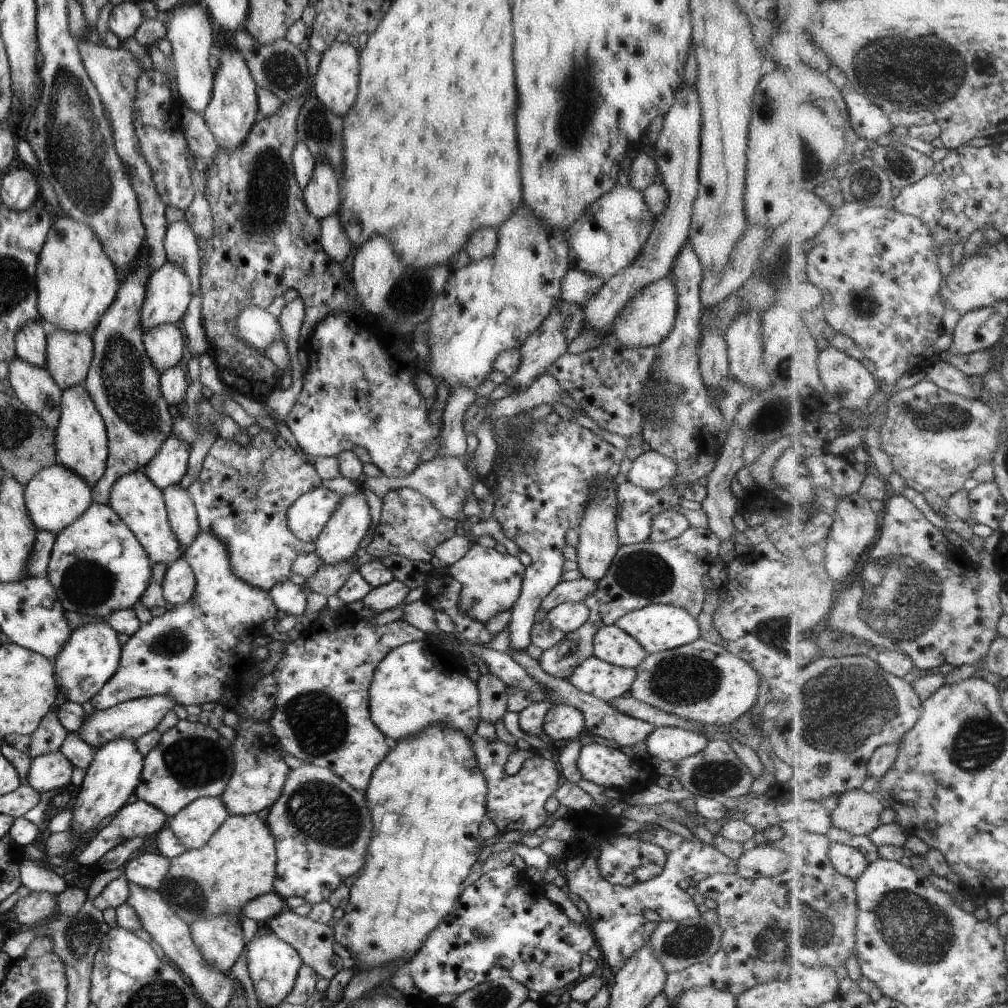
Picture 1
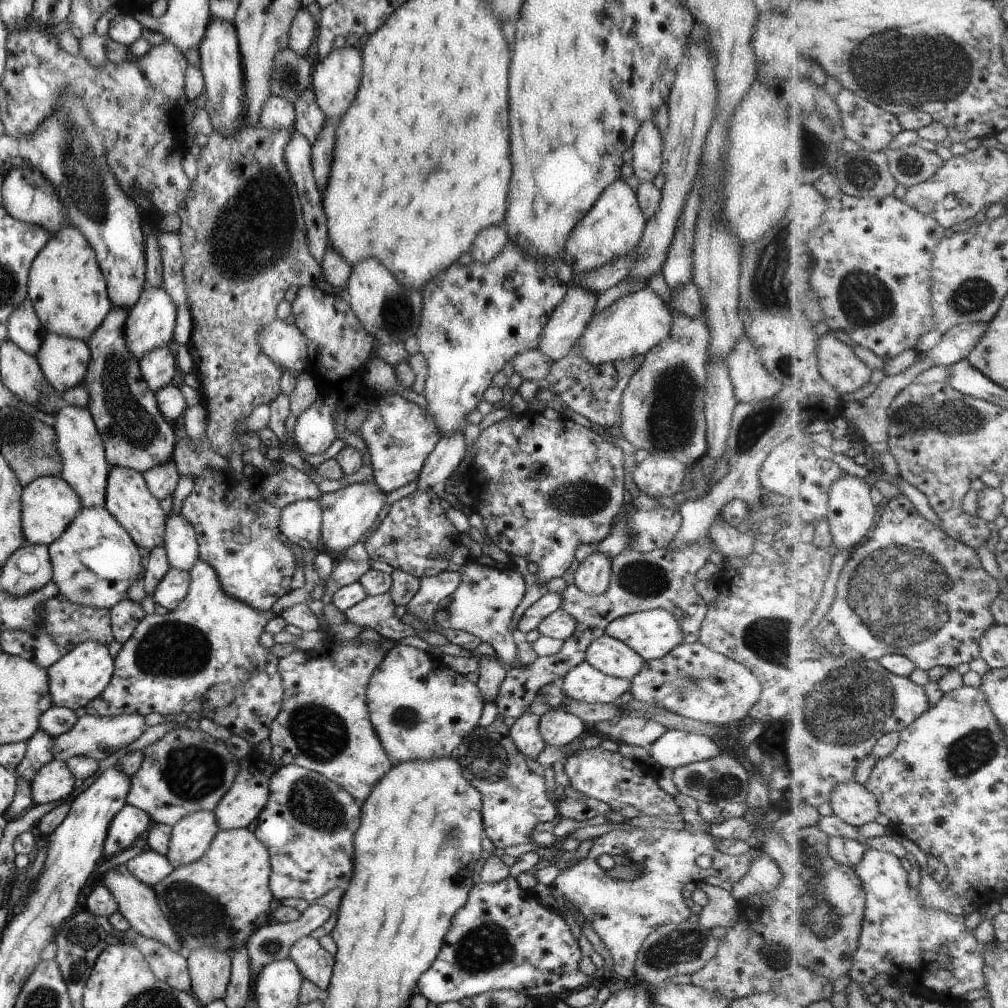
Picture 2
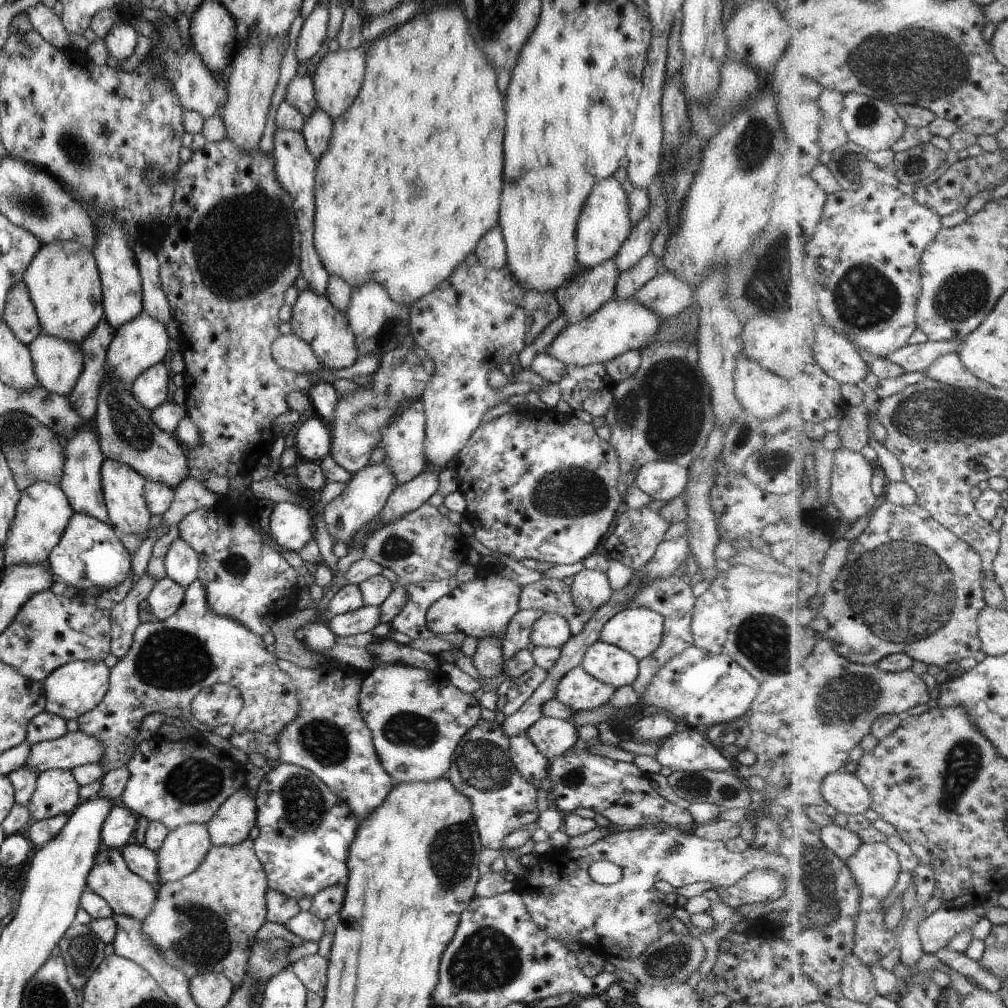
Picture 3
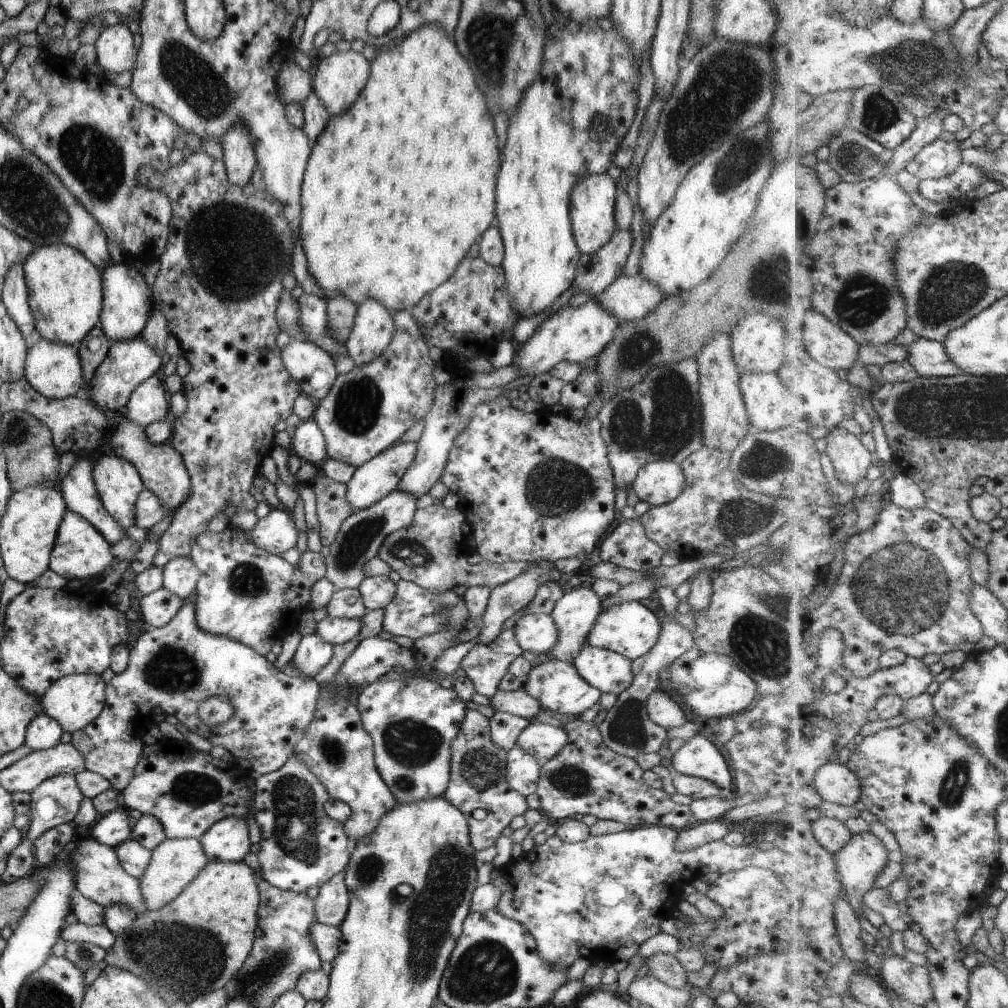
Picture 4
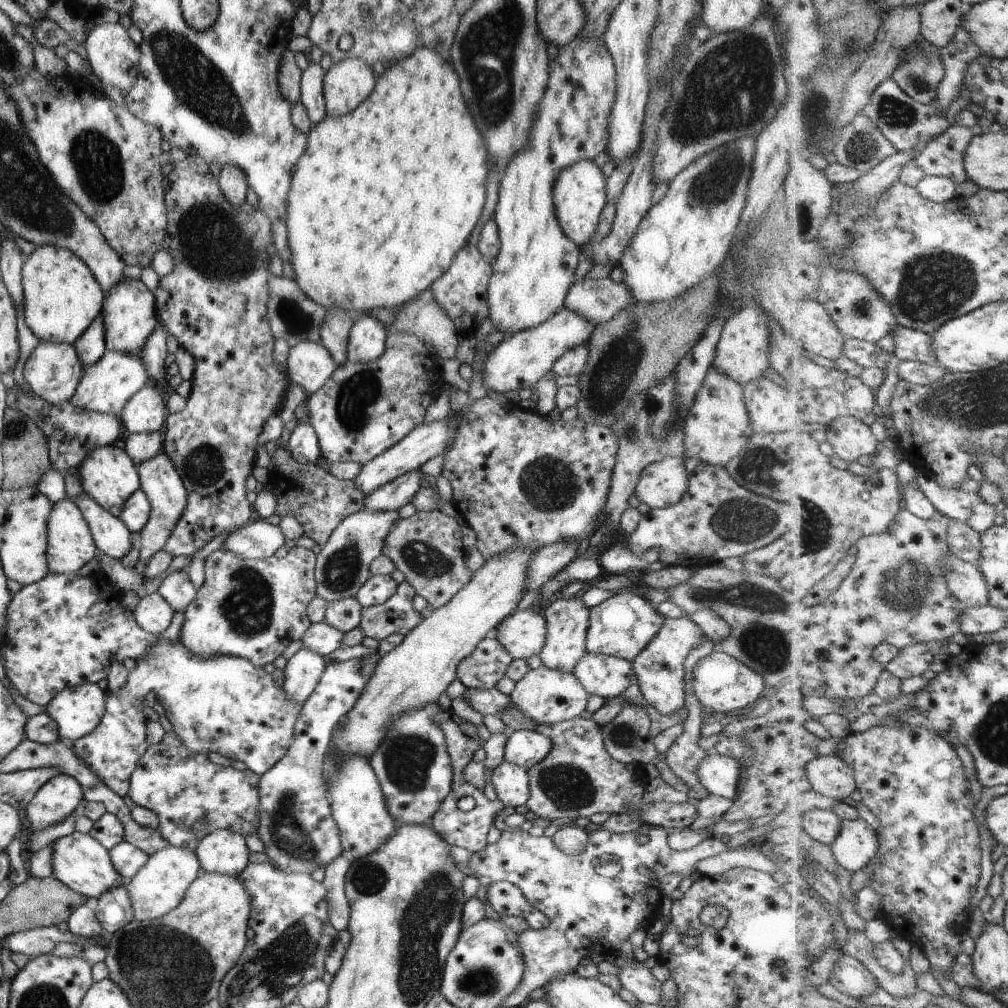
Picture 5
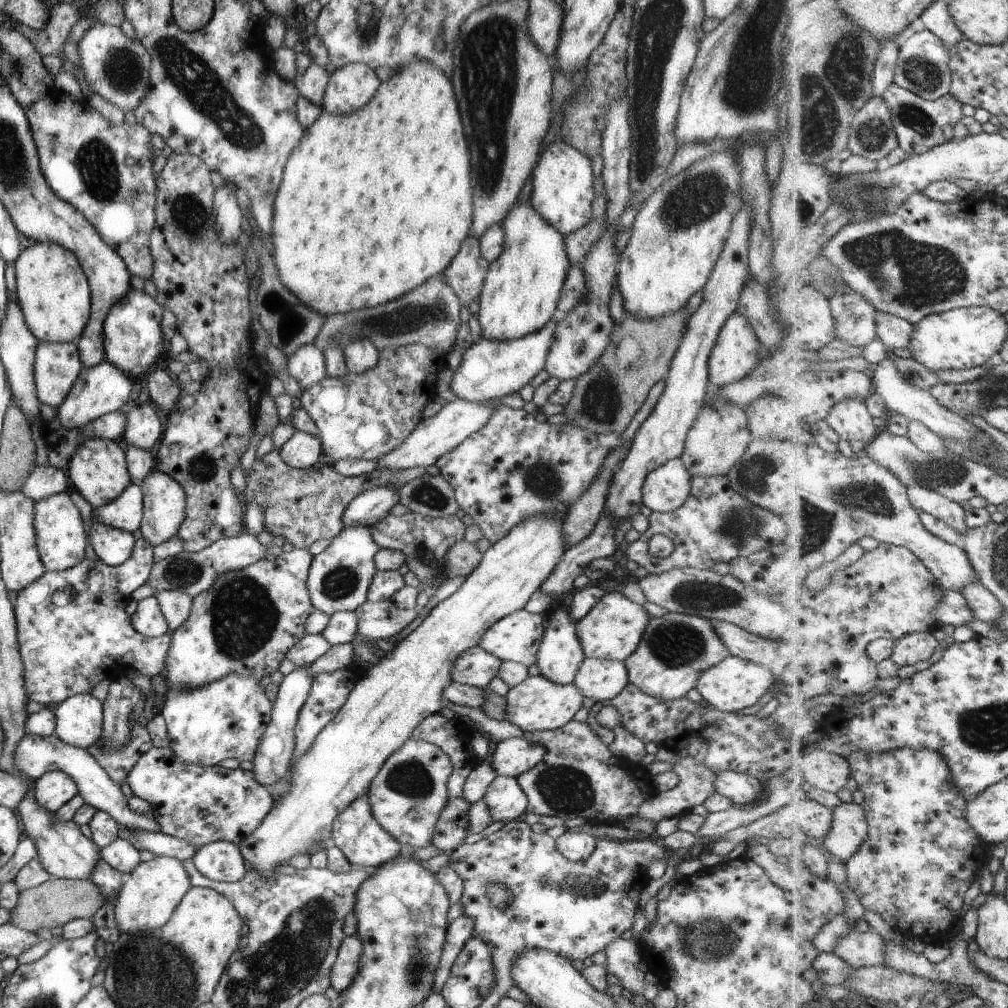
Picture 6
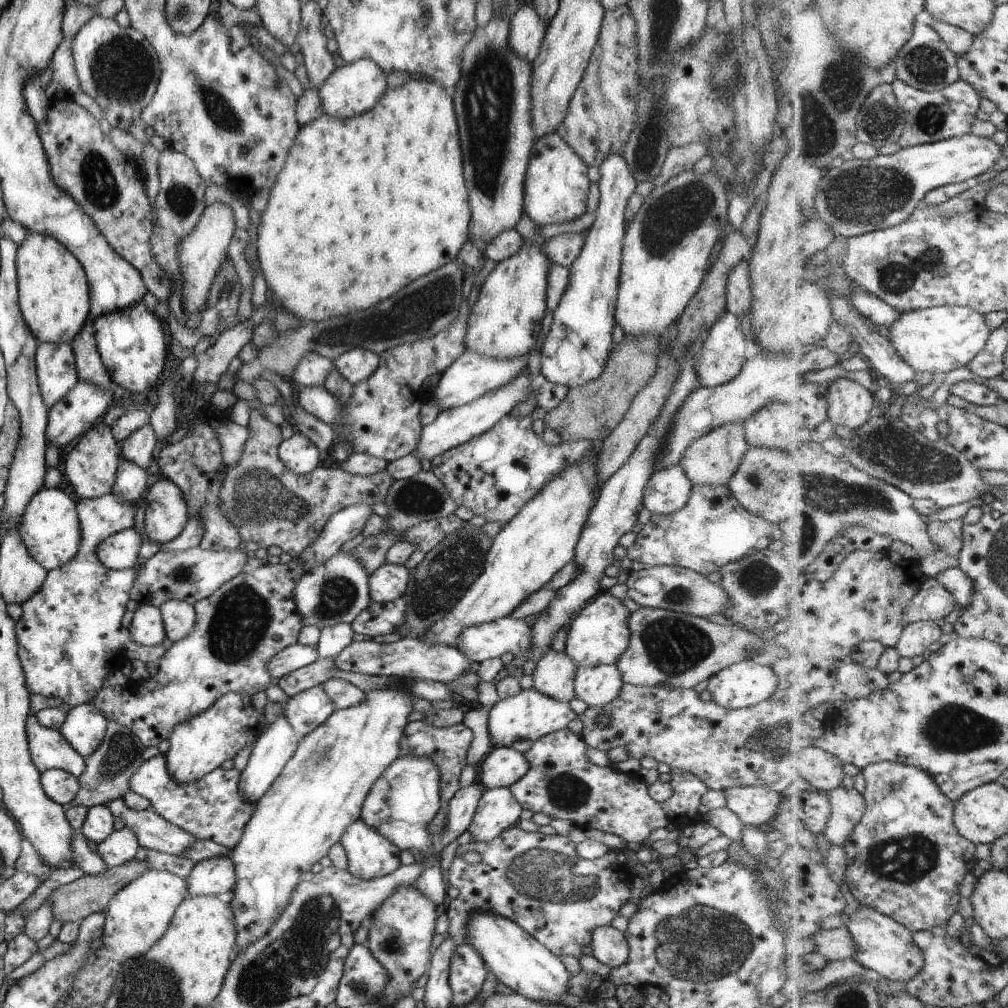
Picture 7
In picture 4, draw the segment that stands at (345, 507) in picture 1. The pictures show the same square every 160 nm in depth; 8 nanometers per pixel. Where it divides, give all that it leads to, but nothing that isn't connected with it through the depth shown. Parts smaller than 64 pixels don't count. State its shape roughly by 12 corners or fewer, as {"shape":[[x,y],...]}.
{"shape":[[393,443],[345,483],[352,512],[395,490],[417,443]]}

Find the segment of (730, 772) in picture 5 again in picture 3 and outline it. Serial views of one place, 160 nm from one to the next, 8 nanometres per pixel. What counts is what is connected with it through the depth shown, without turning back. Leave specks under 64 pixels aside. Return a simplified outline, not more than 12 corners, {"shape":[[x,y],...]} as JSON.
{"shape":[[677,728],[655,760],[671,771],[731,772],[699,729]]}

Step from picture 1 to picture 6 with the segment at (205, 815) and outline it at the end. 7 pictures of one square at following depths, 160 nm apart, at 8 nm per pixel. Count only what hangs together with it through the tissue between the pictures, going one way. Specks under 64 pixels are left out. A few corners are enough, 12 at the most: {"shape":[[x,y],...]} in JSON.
{"shape":[[179,859],[140,862],[118,888],[116,929],[163,926],[189,887]]}

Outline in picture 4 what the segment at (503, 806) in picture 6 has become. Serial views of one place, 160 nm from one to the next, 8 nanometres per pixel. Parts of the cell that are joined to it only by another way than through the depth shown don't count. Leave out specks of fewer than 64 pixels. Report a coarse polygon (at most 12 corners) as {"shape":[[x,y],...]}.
{"shape":[[513,745],[505,780],[522,797],[536,789],[540,763]]}

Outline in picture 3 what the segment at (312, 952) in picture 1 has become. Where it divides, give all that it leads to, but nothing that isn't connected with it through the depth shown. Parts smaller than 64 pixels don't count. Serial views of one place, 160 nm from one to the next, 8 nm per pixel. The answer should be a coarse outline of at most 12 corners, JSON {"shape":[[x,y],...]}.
{"shape":[[315,954],[290,969],[308,991],[323,999],[326,959]]}

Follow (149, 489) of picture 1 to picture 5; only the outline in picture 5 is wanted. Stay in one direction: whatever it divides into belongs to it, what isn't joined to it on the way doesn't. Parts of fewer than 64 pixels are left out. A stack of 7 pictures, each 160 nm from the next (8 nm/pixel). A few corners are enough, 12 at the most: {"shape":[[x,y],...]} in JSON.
{"shape":[[124,449],[90,450],[74,471],[83,492],[117,517],[139,489]]}

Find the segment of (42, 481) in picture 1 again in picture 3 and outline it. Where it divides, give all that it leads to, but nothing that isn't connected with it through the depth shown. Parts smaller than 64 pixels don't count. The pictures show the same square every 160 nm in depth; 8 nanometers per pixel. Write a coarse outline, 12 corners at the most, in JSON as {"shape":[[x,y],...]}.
{"shape":[[58,484],[20,492],[4,566],[42,564],[74,510]]}

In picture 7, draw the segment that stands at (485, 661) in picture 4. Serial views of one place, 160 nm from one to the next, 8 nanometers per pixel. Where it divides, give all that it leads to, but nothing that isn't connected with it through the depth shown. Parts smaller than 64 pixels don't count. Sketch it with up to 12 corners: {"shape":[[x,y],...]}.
{"shape":[[403,637],[349,642],[343,672],[451,682],[477,662]]}

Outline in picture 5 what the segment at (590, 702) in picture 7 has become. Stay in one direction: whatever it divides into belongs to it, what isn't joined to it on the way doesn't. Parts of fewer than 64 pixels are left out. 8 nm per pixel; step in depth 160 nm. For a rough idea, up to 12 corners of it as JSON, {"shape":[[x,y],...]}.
{"shape":[[583,654],[572,673],[588,695],[617,697],[634,681],[630,661]]}

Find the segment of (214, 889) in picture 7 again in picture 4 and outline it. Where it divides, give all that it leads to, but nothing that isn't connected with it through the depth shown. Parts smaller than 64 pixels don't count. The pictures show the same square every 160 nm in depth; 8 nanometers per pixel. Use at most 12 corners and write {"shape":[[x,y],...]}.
{"shape":[[228,816],[200,836],[208,861],[238,863],[249,852],[245,819]]}

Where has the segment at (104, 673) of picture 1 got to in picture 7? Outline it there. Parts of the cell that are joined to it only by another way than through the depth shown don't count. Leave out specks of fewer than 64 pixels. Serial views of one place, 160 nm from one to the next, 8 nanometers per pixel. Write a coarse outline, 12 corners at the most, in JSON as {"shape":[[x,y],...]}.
{"shape":[[88,703],[65,708],[57,732],[82,758],[103,738],[105,716]]}

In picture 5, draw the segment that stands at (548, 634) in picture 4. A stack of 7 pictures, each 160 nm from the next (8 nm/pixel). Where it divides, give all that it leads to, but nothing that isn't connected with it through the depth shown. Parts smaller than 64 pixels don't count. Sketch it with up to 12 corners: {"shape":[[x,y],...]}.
{"shape":[[514,611],[494,626],[512,659],[537,656],[546,635],[539,611]]}

